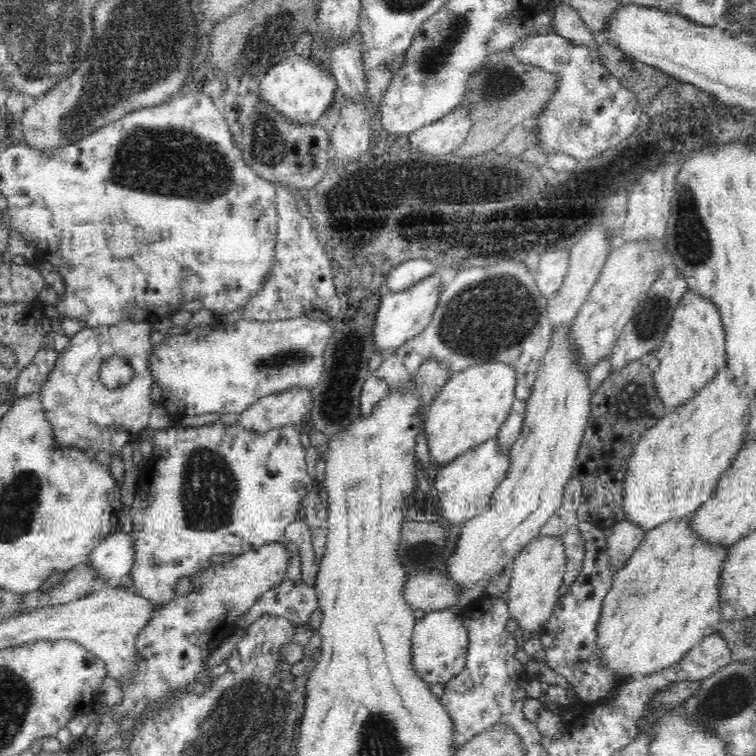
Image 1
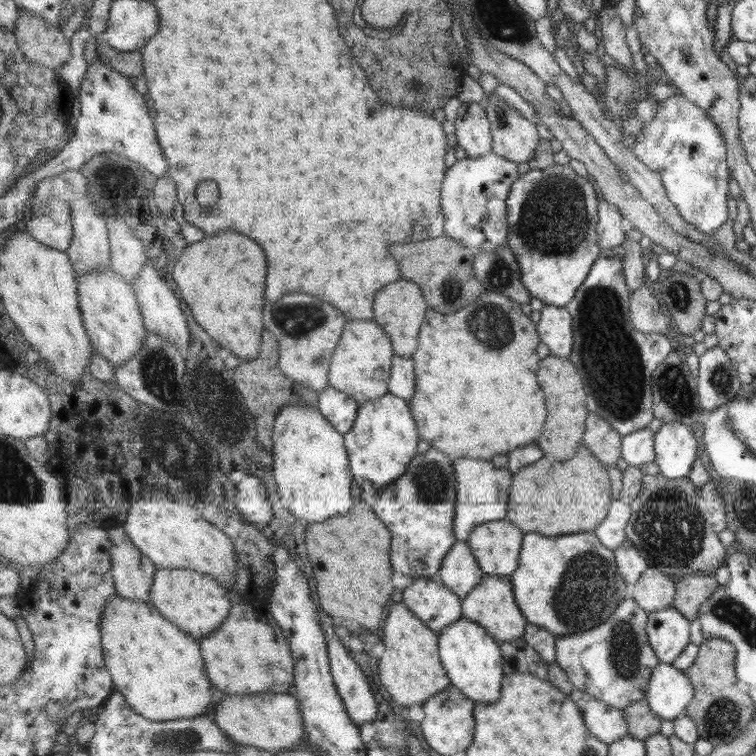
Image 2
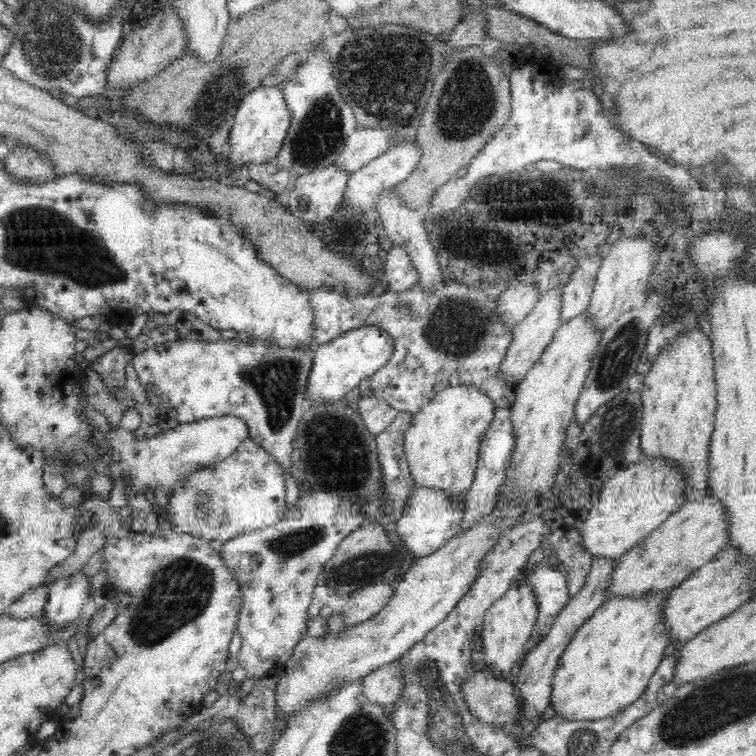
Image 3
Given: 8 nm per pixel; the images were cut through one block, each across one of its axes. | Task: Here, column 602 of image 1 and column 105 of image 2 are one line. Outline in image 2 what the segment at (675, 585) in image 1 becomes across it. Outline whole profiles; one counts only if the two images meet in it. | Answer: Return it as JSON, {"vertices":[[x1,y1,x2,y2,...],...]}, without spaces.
{"vertices":[[114,595,105,608,102,622,103,645,107,665,115,678,115,688,136,707,140,714,153,721,166,722,185,718,196,718,208,714,216,706,214,686,207,671,201,642,190,633,170,622,156,605,136,602,134,599]]}

